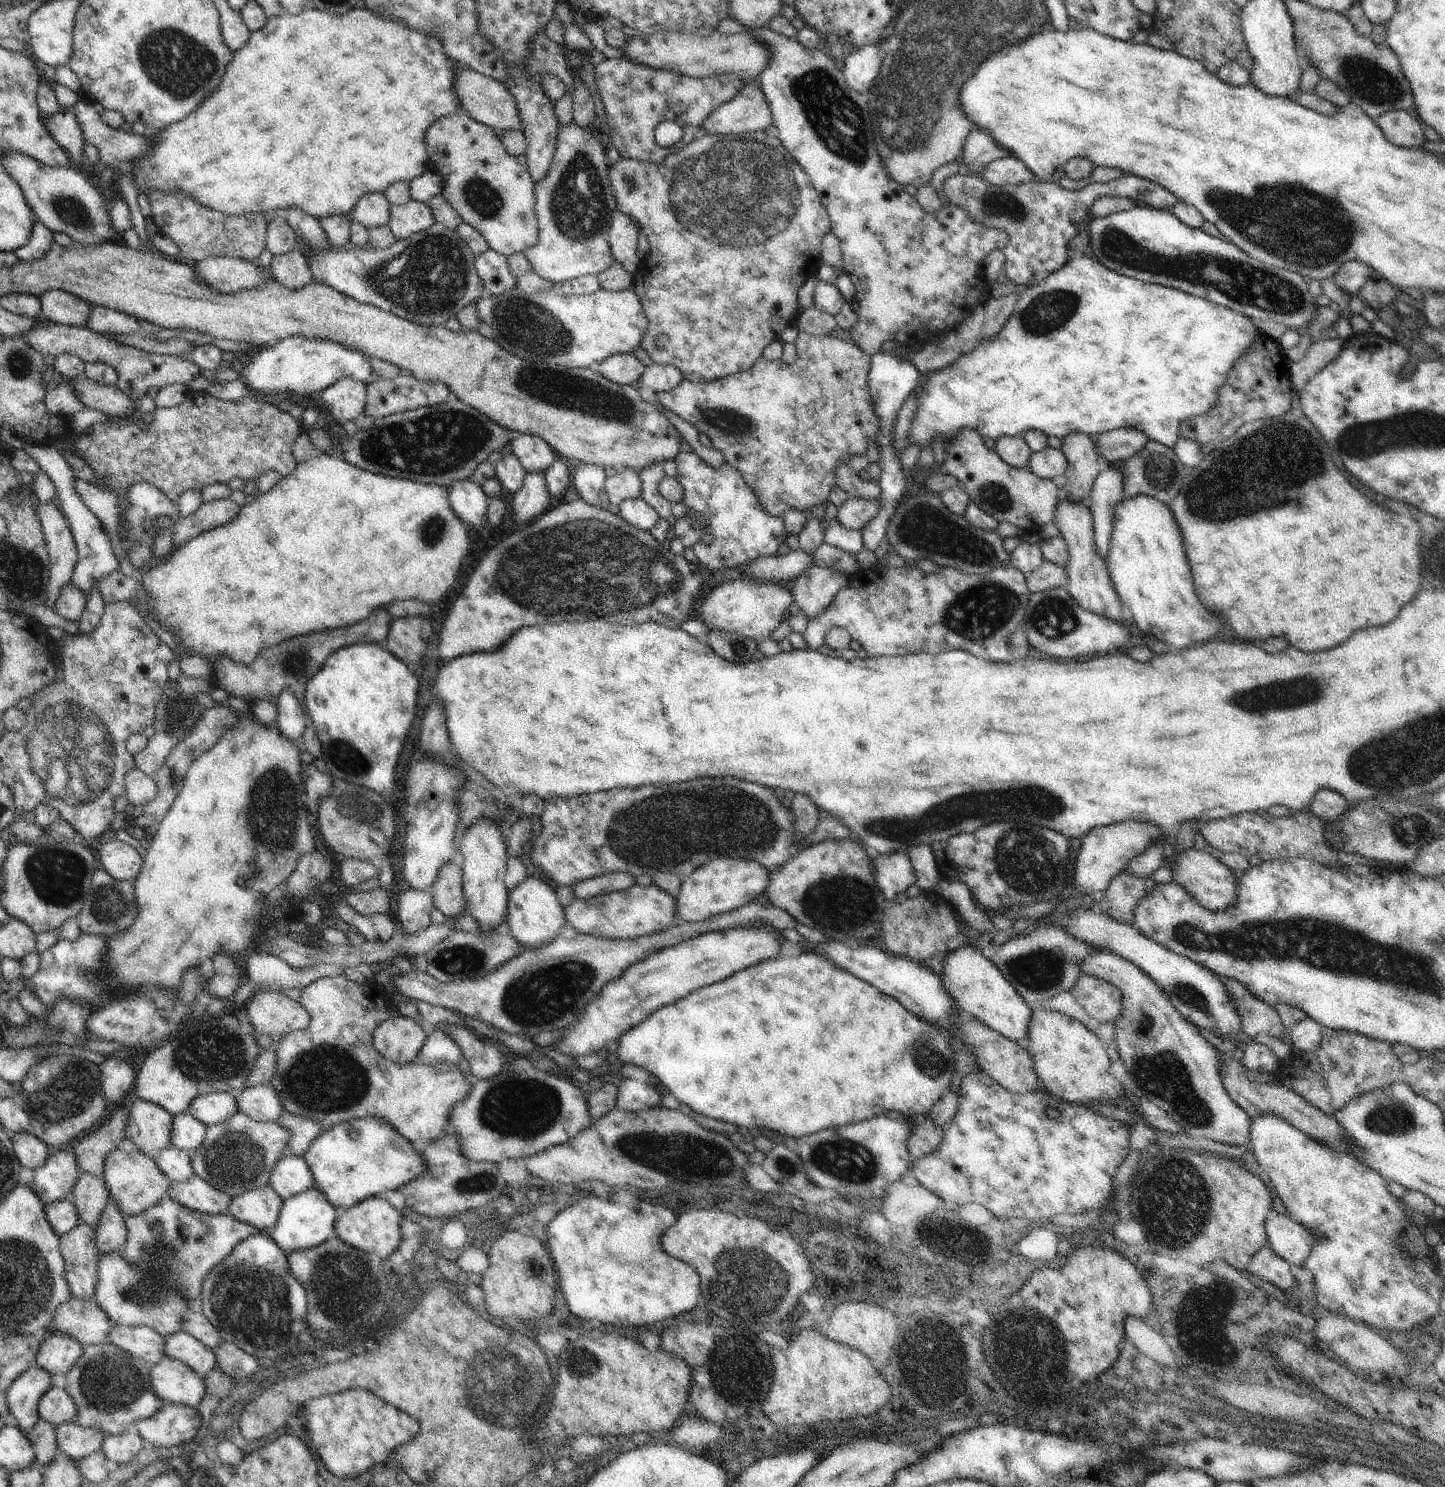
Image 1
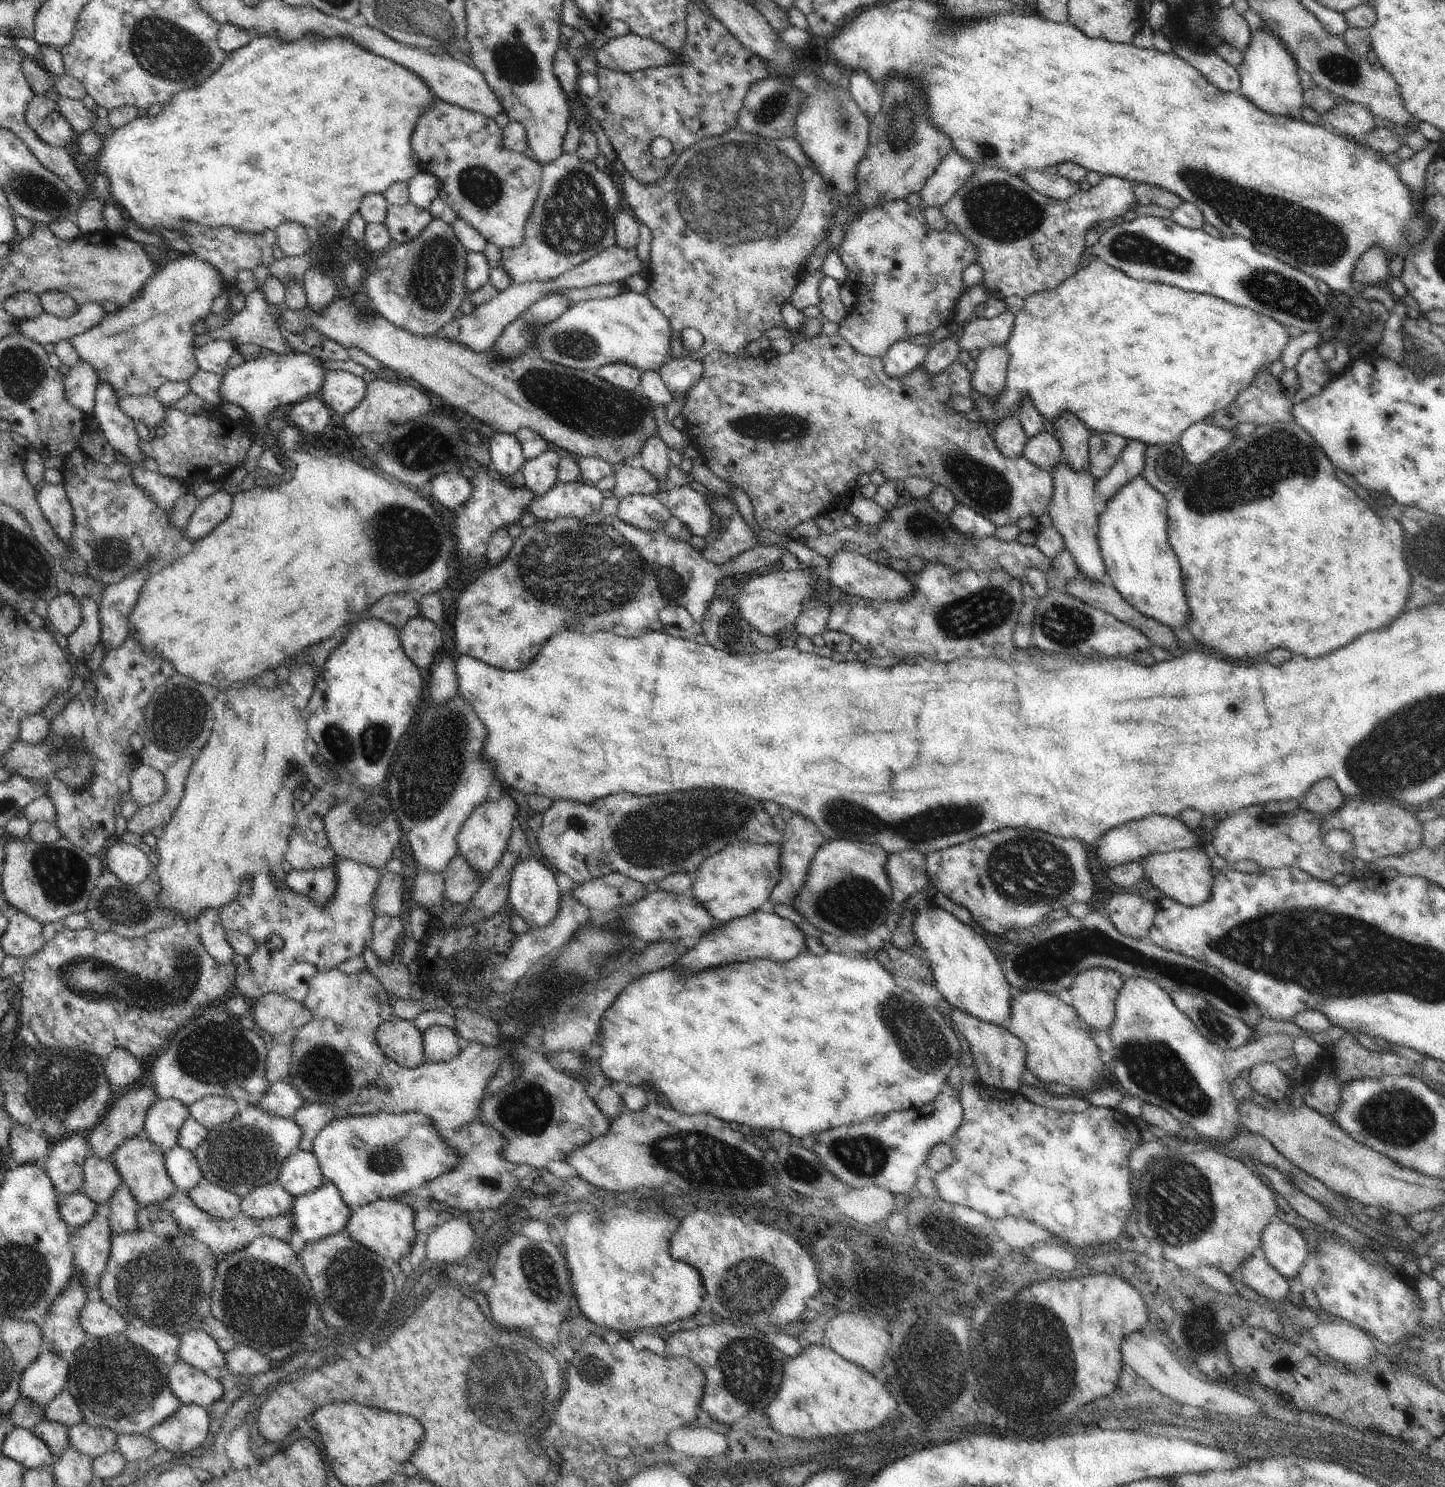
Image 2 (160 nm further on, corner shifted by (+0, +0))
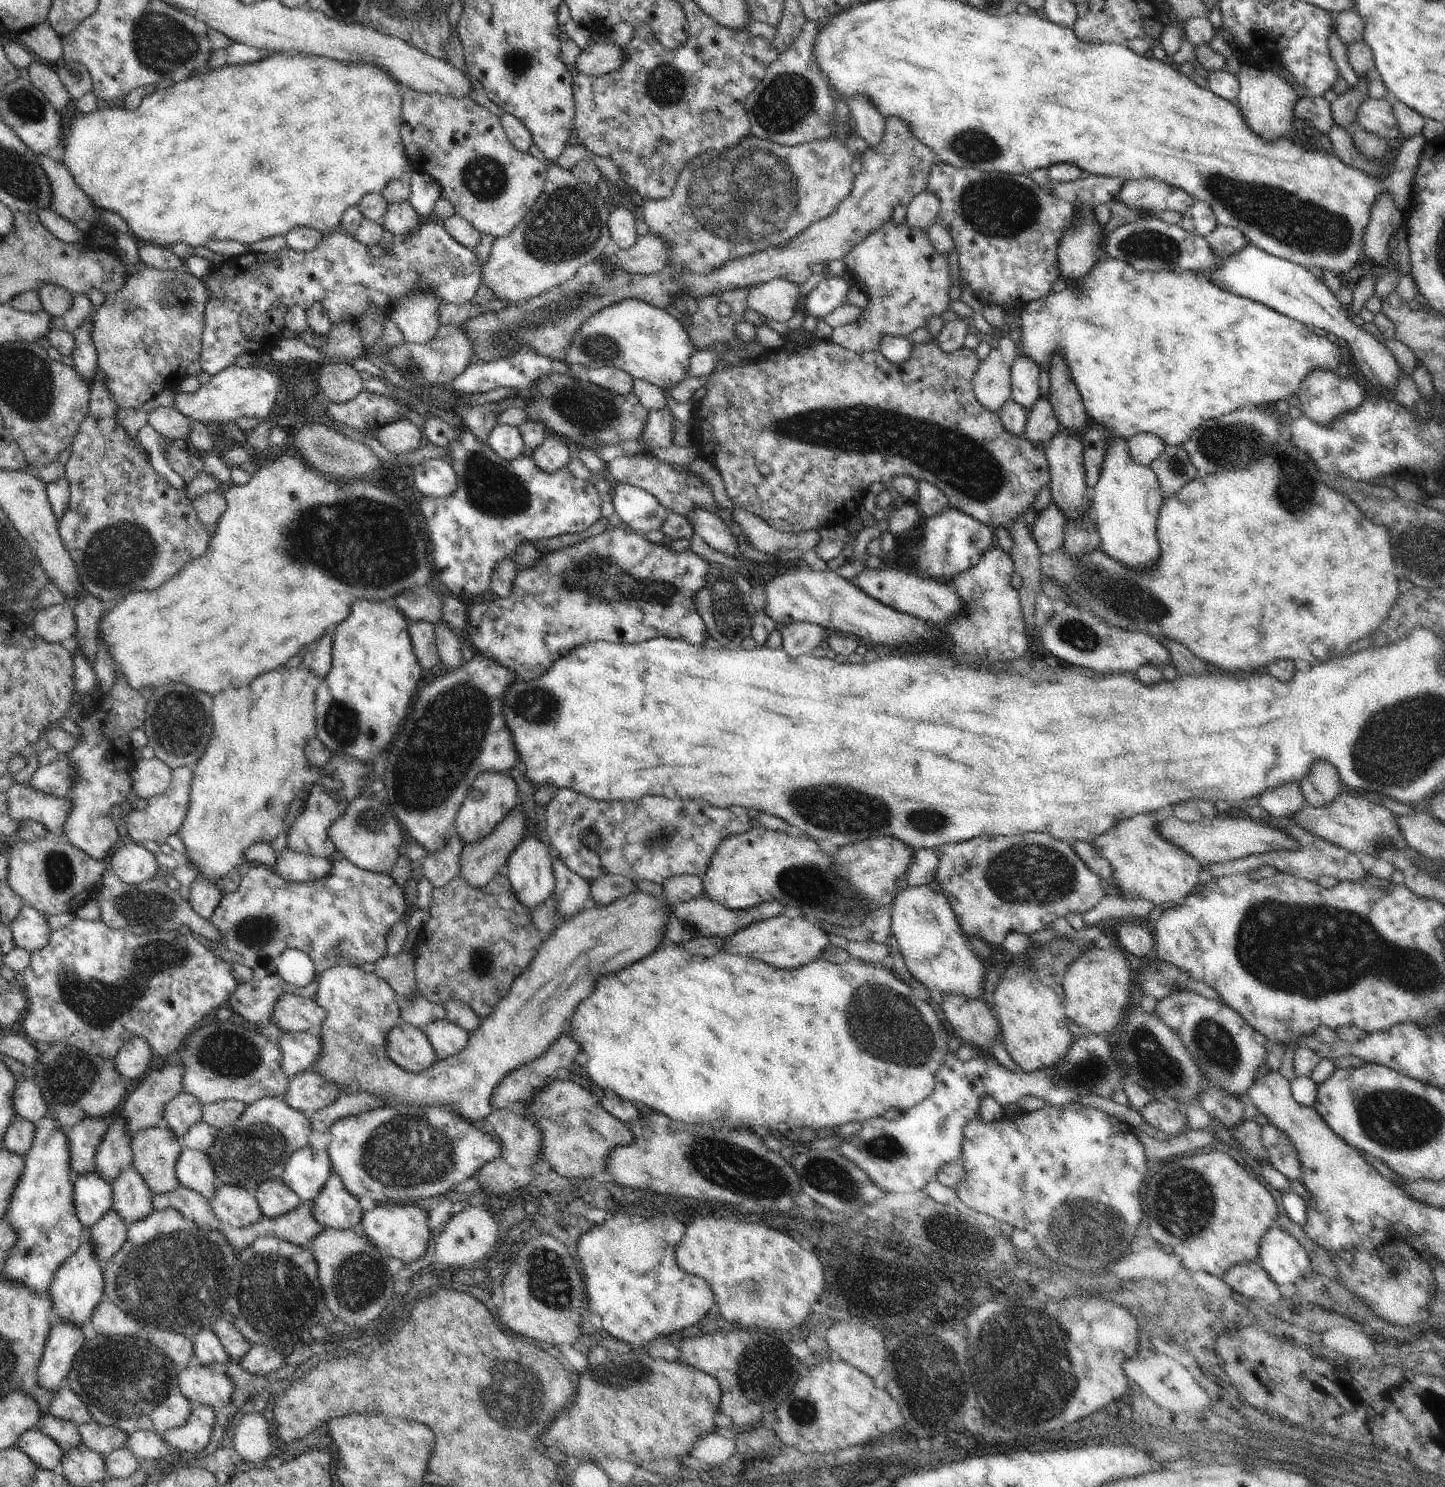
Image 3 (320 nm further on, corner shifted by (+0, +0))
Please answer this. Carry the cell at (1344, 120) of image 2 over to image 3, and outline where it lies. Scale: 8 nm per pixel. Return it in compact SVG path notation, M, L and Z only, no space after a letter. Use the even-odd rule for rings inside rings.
M1366 97L1357 110L1357 122L1354 129L1364 129L1385 139L1400 137L1401 130L1394 114L1392 98Z

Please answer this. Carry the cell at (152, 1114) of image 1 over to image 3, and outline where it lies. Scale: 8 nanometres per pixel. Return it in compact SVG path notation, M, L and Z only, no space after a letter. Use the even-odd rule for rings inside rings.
M182 1091L165 1108L161 1125L171 1128L182 1139L185 1134L203 1120L204 1104L196 1096Z

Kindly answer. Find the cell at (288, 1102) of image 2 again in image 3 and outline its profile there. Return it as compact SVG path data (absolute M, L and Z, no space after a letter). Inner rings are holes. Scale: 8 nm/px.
M308 1070L291 1079L283 1099L296 1110L310 1115L339 1098L339 1086L322 1073Z

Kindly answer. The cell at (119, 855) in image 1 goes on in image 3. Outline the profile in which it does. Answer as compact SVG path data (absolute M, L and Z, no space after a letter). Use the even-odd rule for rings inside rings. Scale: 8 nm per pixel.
M138 843L120 847L113 854L110 866L116 876L129 885L145 883L159 875L155 854Z

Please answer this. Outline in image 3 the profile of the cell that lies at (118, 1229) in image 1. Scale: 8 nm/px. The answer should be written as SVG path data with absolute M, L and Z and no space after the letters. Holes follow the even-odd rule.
M130 1166L113 1182L112 1209L117 1210L129 1225L153 1212L154 1196L143 1176Z

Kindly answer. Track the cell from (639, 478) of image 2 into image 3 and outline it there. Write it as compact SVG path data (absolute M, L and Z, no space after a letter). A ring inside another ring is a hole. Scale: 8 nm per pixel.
M652 452L650 455L640 453L633 456L618 456L607 463L606 467L619 483L628 483L644 489L655 496L656 500L670 513L678 513L690 519L695 508L698 507L716 514L717 502L712 495L712 488L700 477L694 475L688 466L670 464L668 461L658 459Z

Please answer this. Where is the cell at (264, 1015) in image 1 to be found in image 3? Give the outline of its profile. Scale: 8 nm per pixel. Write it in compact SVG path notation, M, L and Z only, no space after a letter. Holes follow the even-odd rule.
M288 993L275 1003L271 1022L288 1033L314 1031L322 1026L327 1016L327 1010L314 999Z

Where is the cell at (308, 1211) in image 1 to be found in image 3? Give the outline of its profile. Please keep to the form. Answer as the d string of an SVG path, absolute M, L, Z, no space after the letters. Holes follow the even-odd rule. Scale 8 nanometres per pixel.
M332 1171L314 1202L316 1220L331 1229L356 1229L365 1213L359 1198L346 1188L336 1171Z

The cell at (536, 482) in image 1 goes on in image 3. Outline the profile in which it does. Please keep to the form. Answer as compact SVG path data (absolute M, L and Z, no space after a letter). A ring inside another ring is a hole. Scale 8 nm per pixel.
M548 432L544 440L529 452L535 460L538 468L544 472L553 473L555 470L567 466L571 458L568 456L569 449L566 442L560 438L558 433Z

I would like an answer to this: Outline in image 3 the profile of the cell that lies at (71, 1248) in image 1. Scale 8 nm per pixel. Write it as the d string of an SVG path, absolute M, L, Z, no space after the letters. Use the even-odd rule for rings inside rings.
M110 1209L90 1230L103 1268L126 1242L128 1224L117 1210Z

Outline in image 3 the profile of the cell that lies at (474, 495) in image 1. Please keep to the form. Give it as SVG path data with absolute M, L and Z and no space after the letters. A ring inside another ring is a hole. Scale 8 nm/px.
M425 459L416 466L414 480L422 496L443 497L452 494L457 487L453 466L444 459Z

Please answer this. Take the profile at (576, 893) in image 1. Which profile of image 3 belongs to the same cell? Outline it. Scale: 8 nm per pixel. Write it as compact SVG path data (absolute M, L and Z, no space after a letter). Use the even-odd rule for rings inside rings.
M619 874L602 875L591 882L591 896L598 905L612 904L636 891L636 882Z

